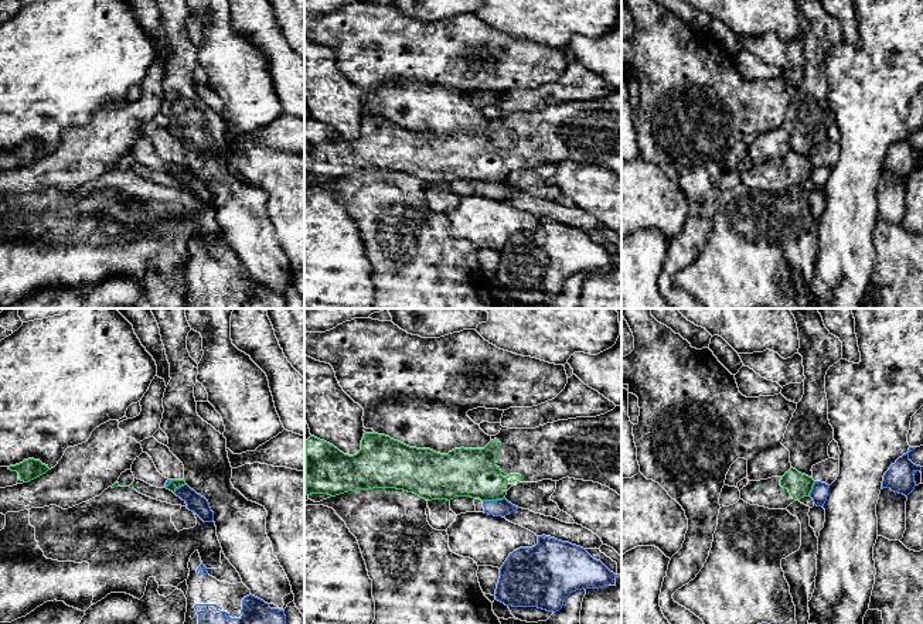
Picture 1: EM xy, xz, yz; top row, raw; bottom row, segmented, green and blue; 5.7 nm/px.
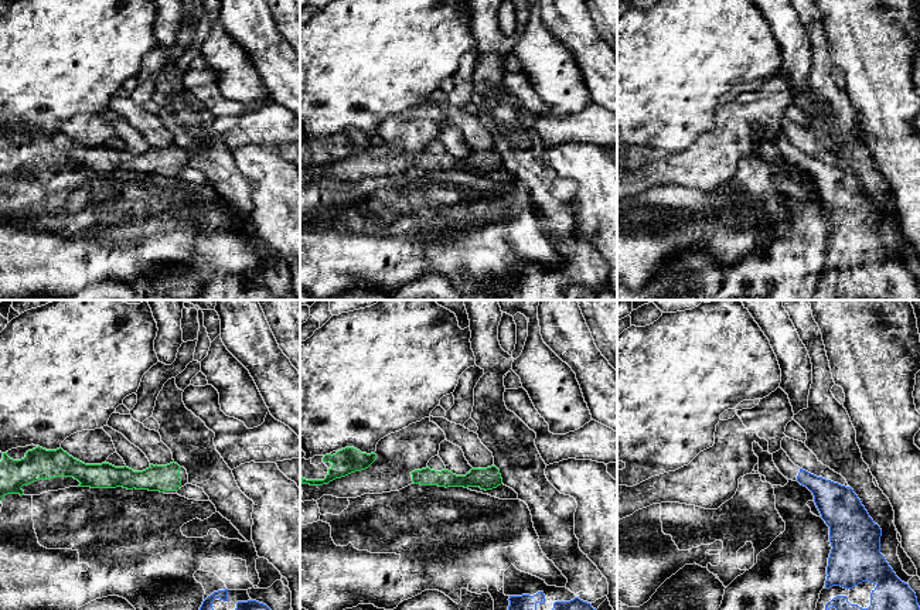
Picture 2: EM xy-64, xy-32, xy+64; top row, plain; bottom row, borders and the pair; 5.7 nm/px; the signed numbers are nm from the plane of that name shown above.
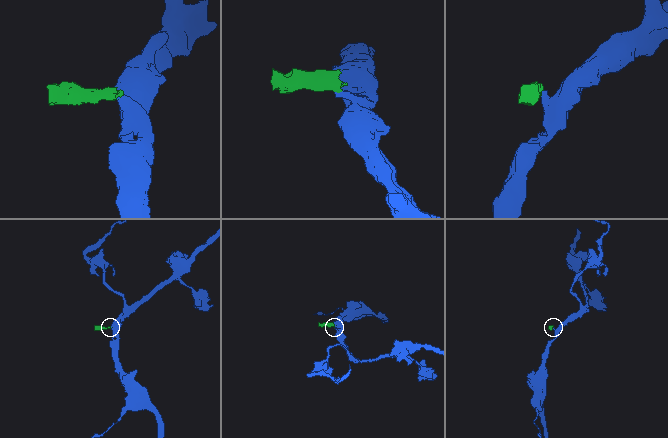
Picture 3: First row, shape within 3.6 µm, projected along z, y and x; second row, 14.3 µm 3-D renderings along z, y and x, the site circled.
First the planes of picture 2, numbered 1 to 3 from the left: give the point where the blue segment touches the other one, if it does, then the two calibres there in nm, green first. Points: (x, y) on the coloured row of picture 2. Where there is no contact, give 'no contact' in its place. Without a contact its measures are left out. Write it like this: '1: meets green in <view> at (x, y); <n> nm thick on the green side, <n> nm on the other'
1: no contact
2: no contact
3: no contact

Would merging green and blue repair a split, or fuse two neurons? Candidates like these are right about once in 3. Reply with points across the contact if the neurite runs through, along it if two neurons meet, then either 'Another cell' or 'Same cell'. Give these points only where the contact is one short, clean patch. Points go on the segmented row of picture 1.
Boundary: xz (504, 497), (483, 501). Another cell

